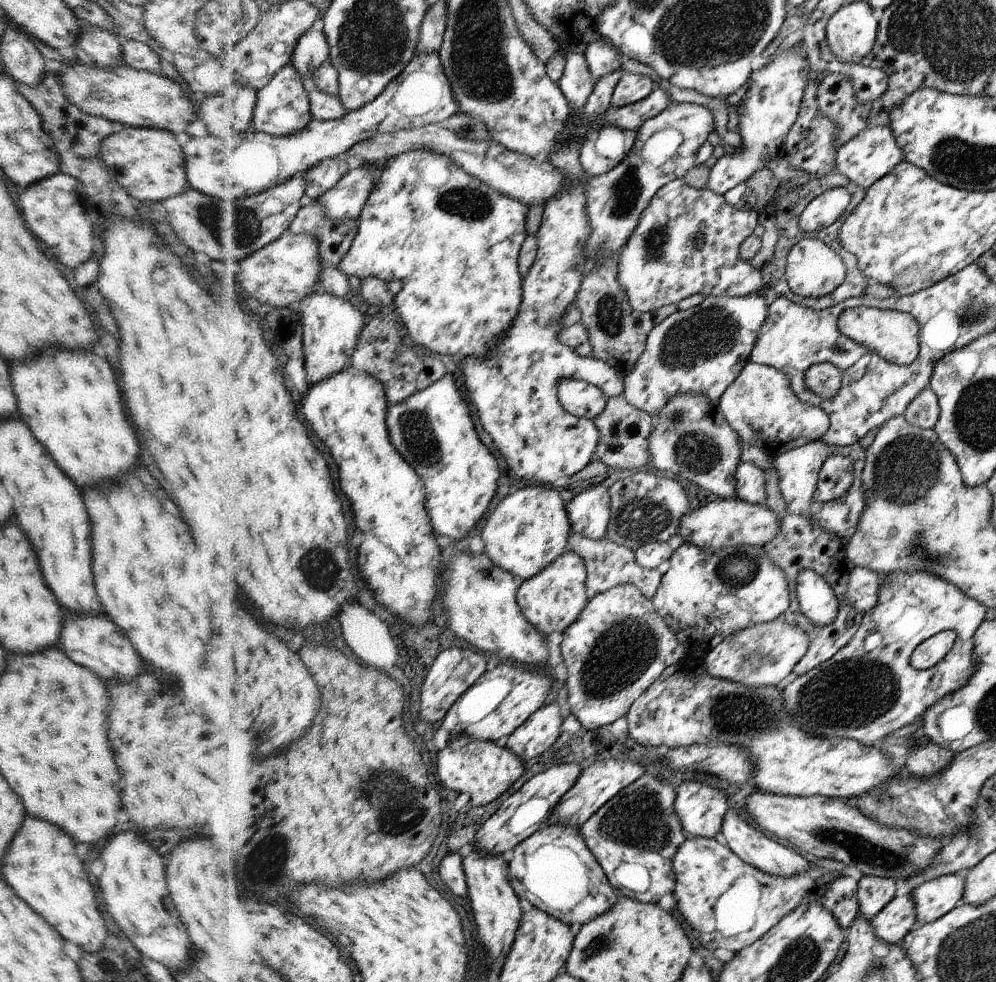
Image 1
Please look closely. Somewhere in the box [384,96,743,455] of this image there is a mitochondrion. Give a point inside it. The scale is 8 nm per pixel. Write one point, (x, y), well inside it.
(472, 204)

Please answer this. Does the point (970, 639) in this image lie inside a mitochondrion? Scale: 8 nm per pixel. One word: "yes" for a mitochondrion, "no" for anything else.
no

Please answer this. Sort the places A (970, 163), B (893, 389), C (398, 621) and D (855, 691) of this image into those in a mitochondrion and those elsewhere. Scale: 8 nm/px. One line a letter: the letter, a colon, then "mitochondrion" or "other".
A: mitochondrion
B: other
C: other
D: mitochondrion

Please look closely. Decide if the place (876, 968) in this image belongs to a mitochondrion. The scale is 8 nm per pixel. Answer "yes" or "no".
yes

